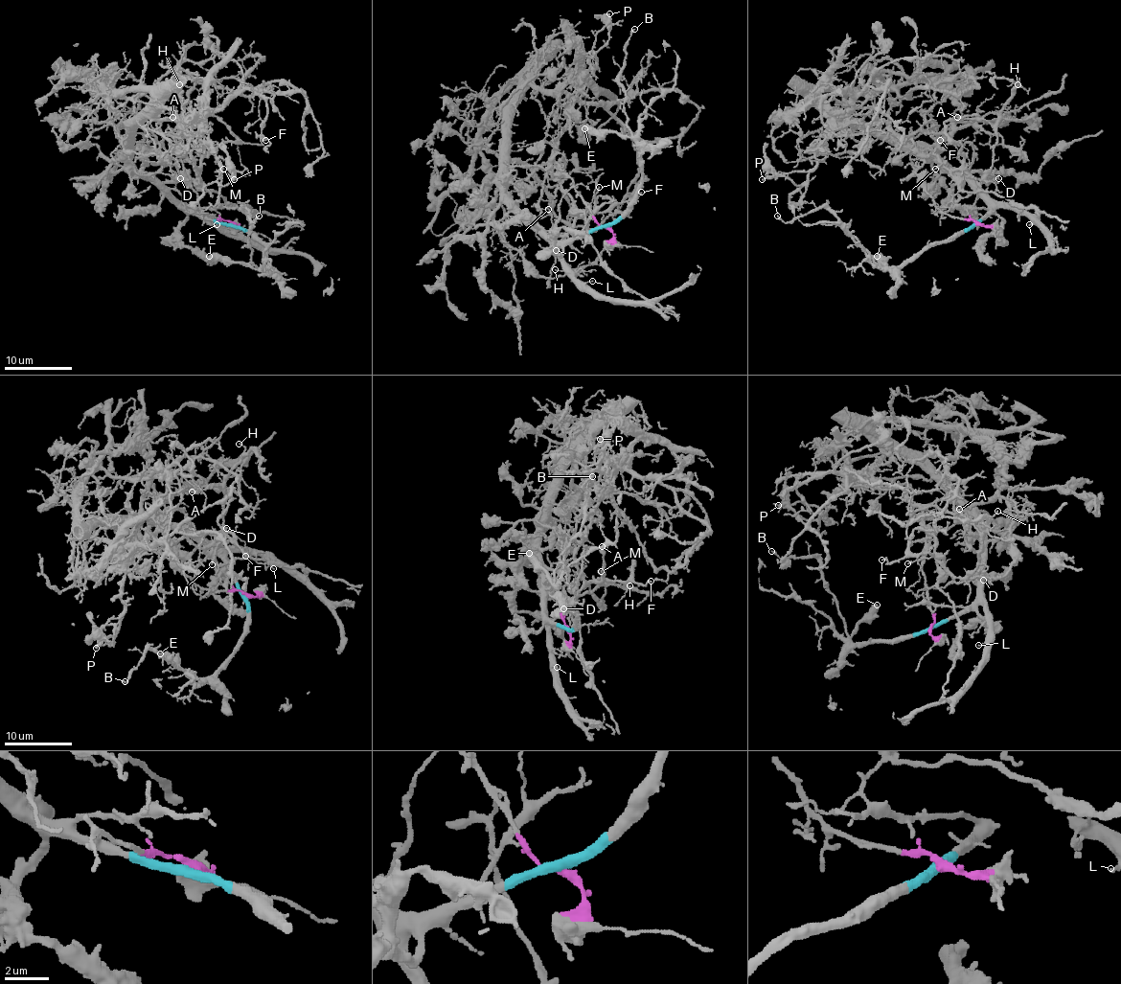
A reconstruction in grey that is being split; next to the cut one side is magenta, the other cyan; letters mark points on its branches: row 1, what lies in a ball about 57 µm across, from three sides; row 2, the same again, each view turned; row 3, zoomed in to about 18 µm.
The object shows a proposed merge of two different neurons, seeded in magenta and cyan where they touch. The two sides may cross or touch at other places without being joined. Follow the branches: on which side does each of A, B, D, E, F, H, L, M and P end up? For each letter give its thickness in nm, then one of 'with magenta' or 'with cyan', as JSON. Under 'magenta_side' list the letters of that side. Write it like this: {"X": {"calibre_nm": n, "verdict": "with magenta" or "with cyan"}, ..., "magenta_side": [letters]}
{"A": {"calibre_nm": 320, "verdict": "with cyan"}, "B": {"calibre_nm": 200, "verdict": "with cyan"}, "D": {"calibre_nm": 120, "verdict": "with cyan"}, "E": {"calibre_nm": 700, "verdict": "with cyan"}, "F": {"calibre_nm": 180, "verdict": "with cyan"}, "H": {"calibre_nm": 120, "verdict": "with cyan"}, "L": {"calibre_nm": 80, "verdict": "with cyan"}, "M": {"calibre_nm": 180, "verdict": "with cyan"}, "P": {"calibre_nm": 280, "verdict": "with magenta"}, "magenta_side": ["P"]}

